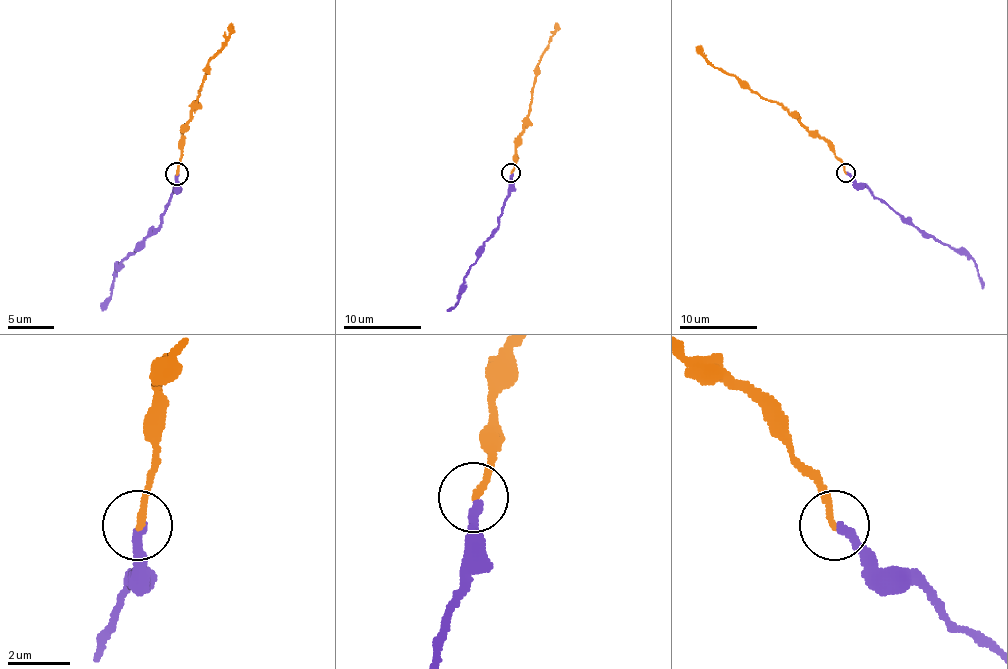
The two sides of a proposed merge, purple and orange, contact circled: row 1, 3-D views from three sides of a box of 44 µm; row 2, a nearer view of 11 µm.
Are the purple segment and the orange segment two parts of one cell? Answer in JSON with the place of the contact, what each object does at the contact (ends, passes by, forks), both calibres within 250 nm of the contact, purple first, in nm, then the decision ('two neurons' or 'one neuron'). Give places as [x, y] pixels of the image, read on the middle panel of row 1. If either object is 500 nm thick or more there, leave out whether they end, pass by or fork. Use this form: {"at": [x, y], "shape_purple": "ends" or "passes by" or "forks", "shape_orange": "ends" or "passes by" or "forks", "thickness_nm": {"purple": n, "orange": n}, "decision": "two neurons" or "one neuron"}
{"at": [511, 172], "shape_purple": "ends", "shape_orange": "ends", "thickness_nm": {"purple": 280, "orange": 200}, "decision": "one neuron"}

